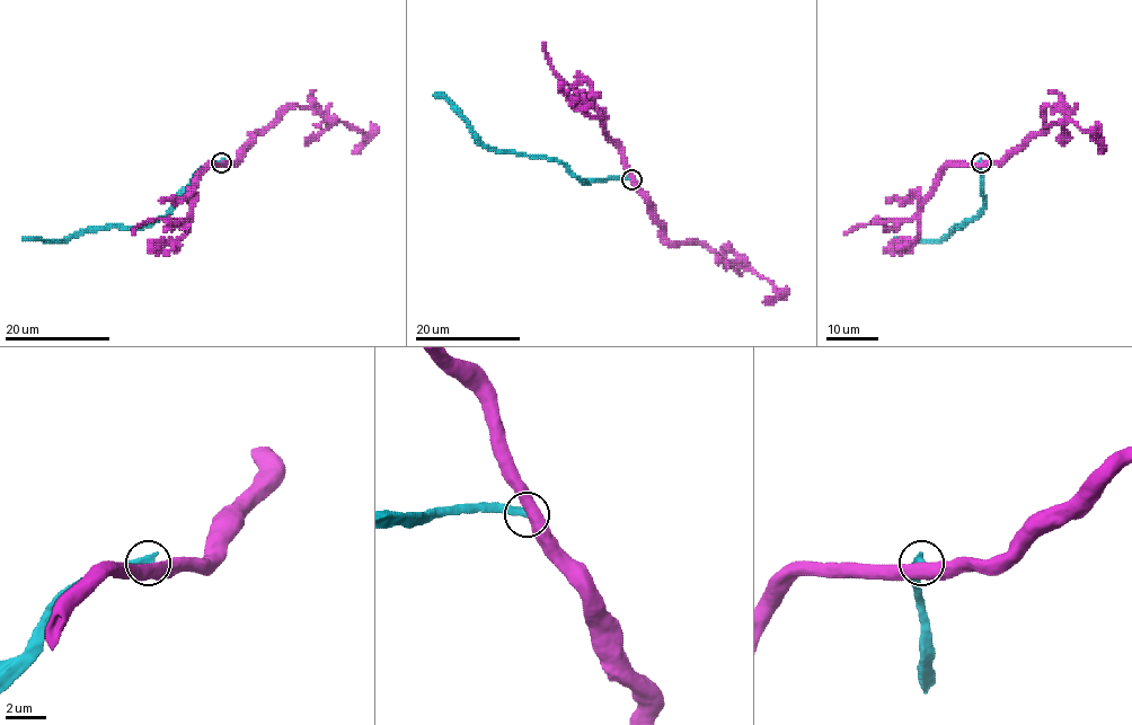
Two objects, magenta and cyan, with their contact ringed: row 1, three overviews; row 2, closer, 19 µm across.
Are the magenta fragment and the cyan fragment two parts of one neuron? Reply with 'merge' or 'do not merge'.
do not merge

